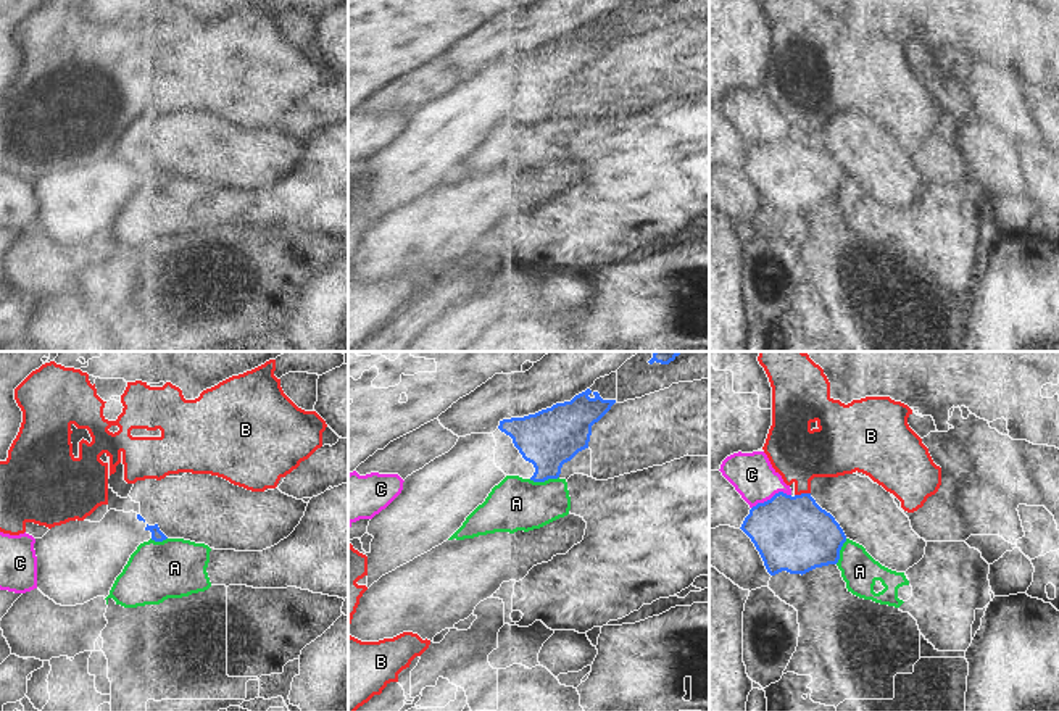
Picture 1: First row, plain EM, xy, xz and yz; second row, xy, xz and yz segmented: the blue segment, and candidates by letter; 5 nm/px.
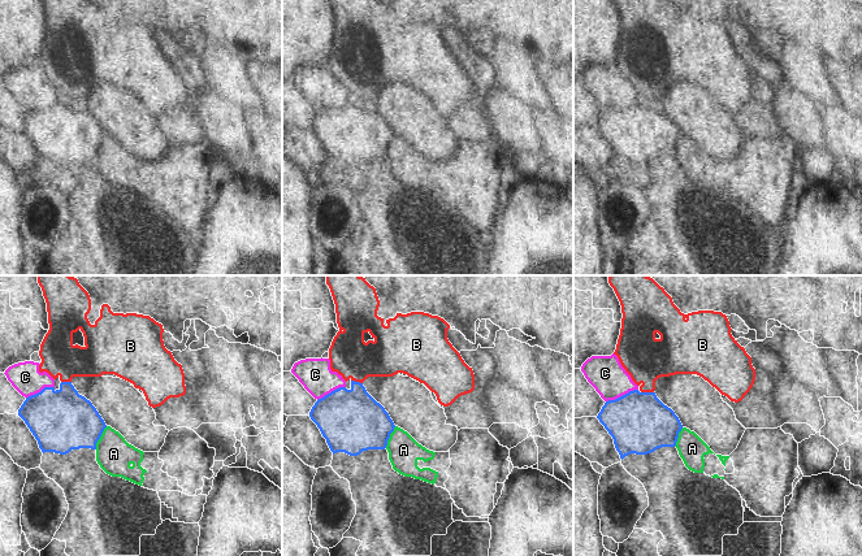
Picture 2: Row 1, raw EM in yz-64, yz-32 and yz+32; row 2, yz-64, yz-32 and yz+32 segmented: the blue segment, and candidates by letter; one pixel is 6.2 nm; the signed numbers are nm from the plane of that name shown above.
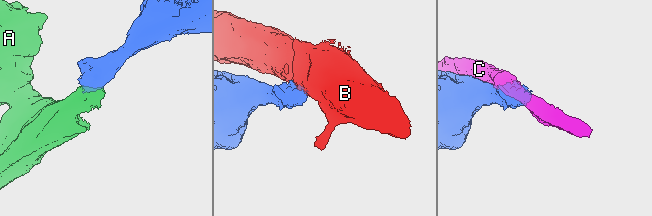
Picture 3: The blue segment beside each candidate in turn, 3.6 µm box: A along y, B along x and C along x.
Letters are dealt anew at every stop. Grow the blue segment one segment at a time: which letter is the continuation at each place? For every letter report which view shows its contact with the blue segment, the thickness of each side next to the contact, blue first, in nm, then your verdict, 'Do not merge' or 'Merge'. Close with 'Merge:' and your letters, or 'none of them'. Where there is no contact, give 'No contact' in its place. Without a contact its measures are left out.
A: Touches blue in xz. Thickness 280 nm (blue) against 260 nm. Do not merge
B: Touches blue in yz. Thickness 380 nm (blue) against 280 nm. Do not merge
C: Touches blue in yz. Thickness 380 nm (blue) against 220 nm. Do not merge
Merge: none of them

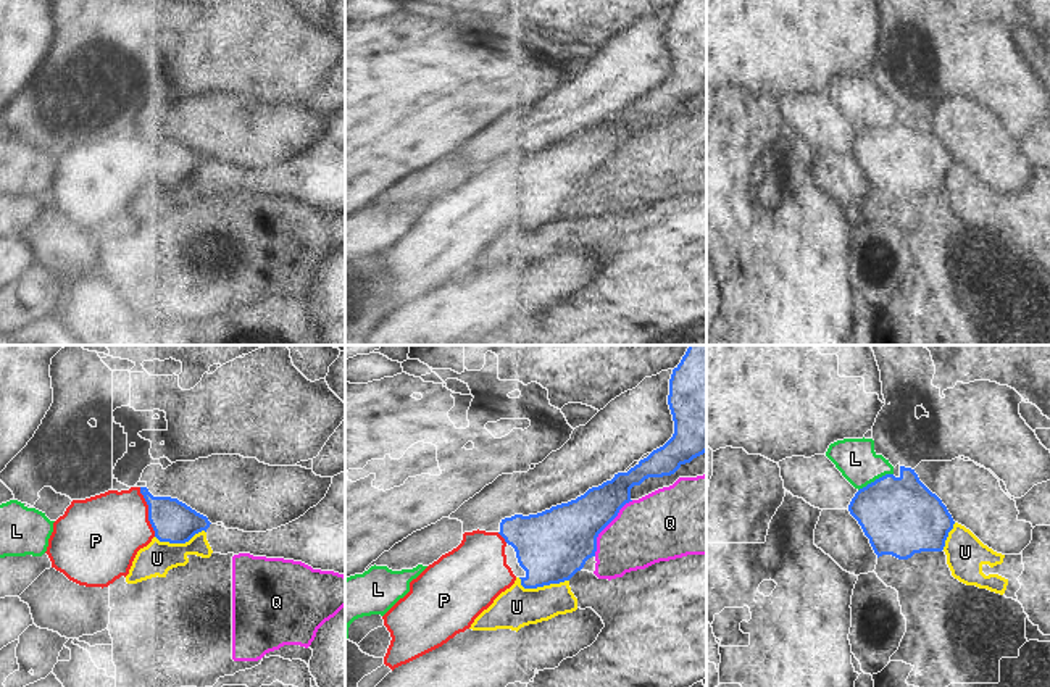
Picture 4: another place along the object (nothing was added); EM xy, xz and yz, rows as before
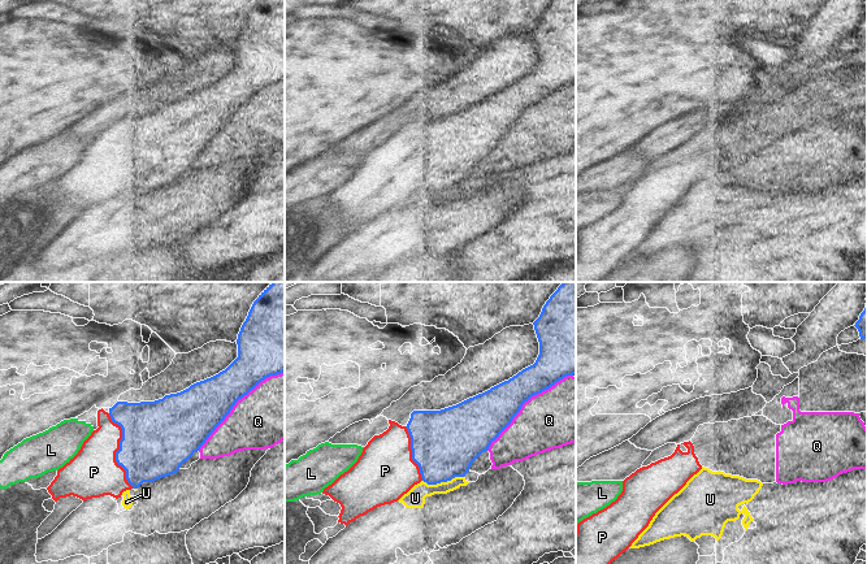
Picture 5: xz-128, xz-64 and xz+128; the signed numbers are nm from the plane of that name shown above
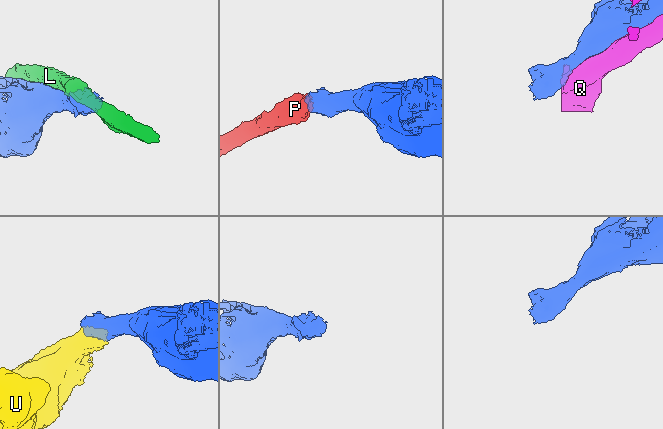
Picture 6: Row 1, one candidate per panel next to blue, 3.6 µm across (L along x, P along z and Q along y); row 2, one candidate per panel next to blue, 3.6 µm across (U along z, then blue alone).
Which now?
L: Touches blue in yz. Thickness 400 nm (blue) against 200 nm. Do not merge
P: Touches blue in xy. Thickness 220 nm (blue) against 380 nm. Merge
Q: Touches blue in xz. Thickness 320 nm (blue) against 340 nm. Do not merge
U: Touches blue in xz. Thickness 360 nm (blue) against 200 nm. Do not merge
Merge: P

